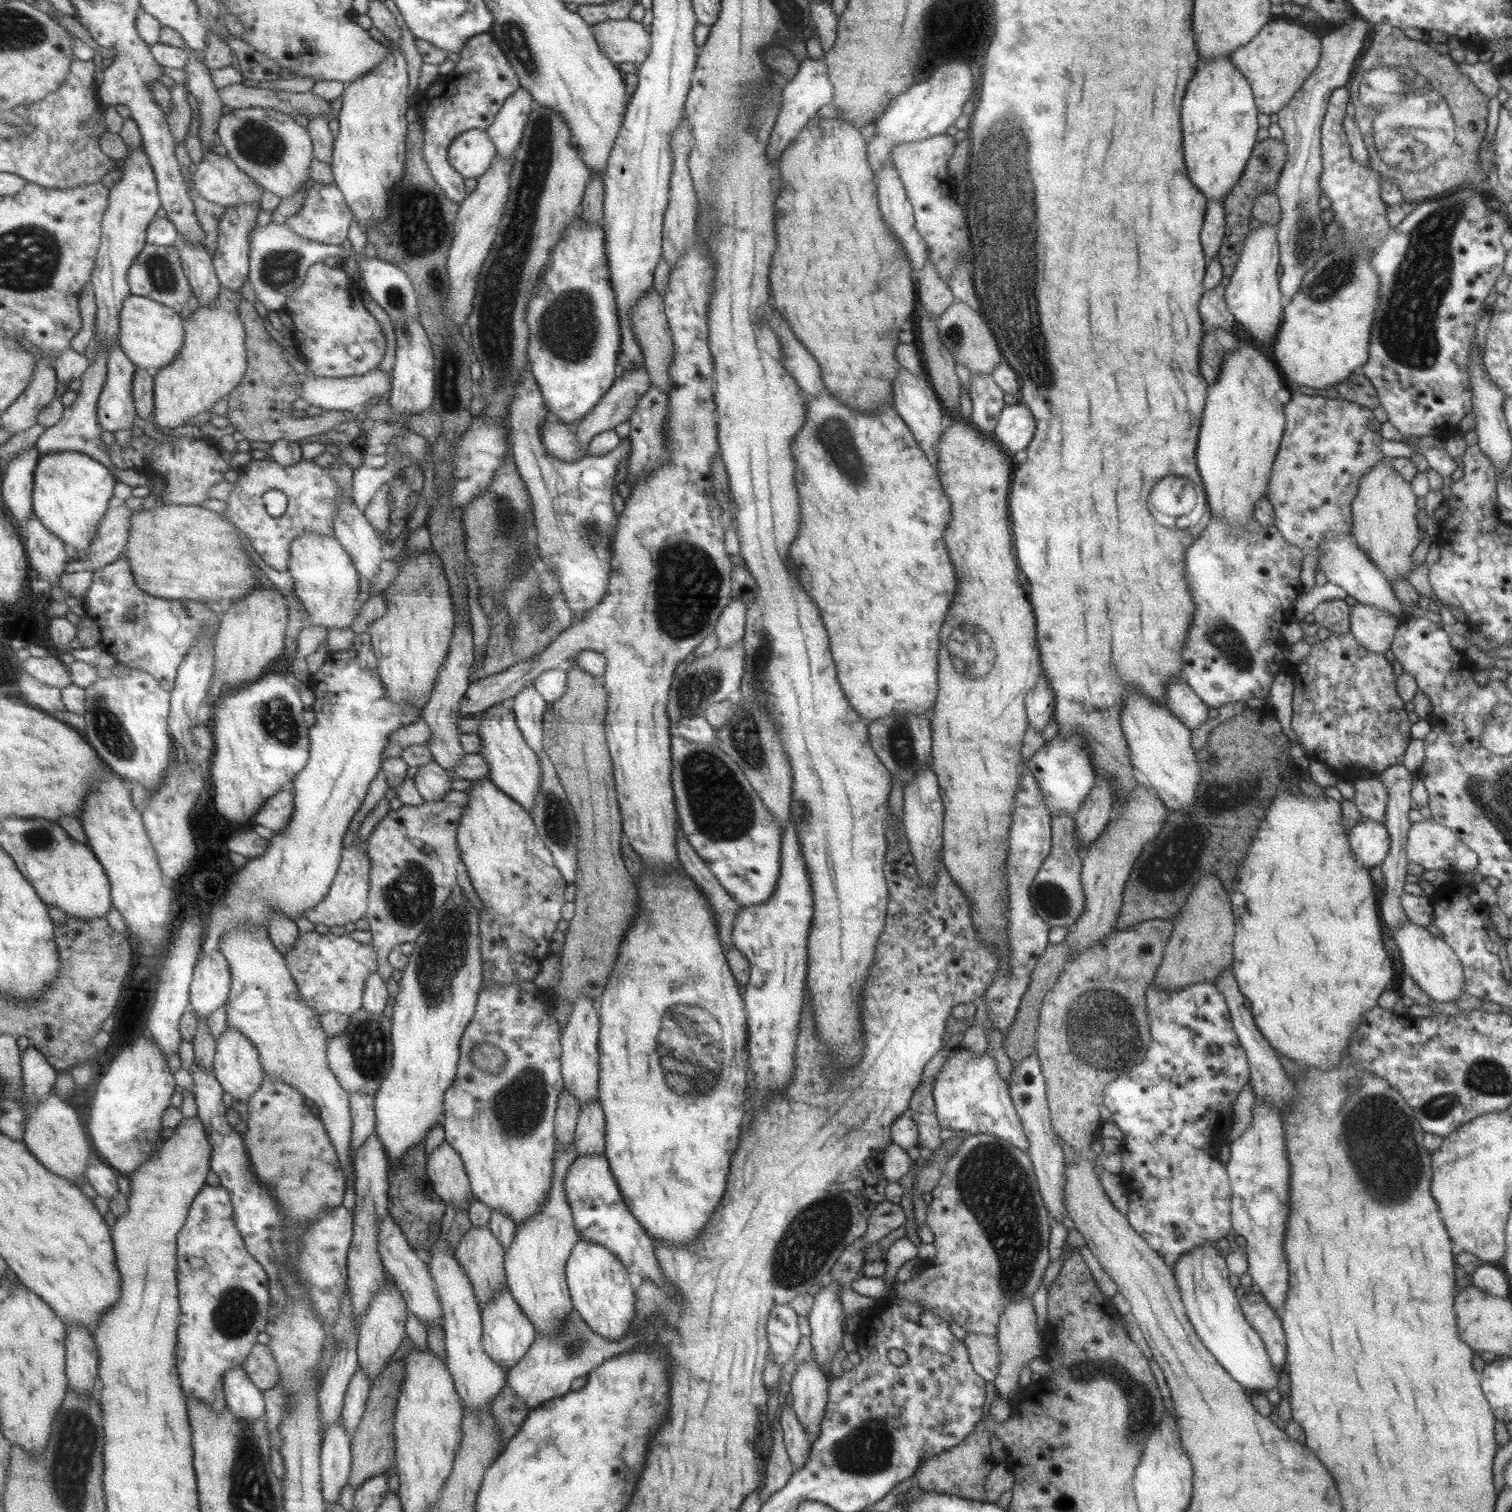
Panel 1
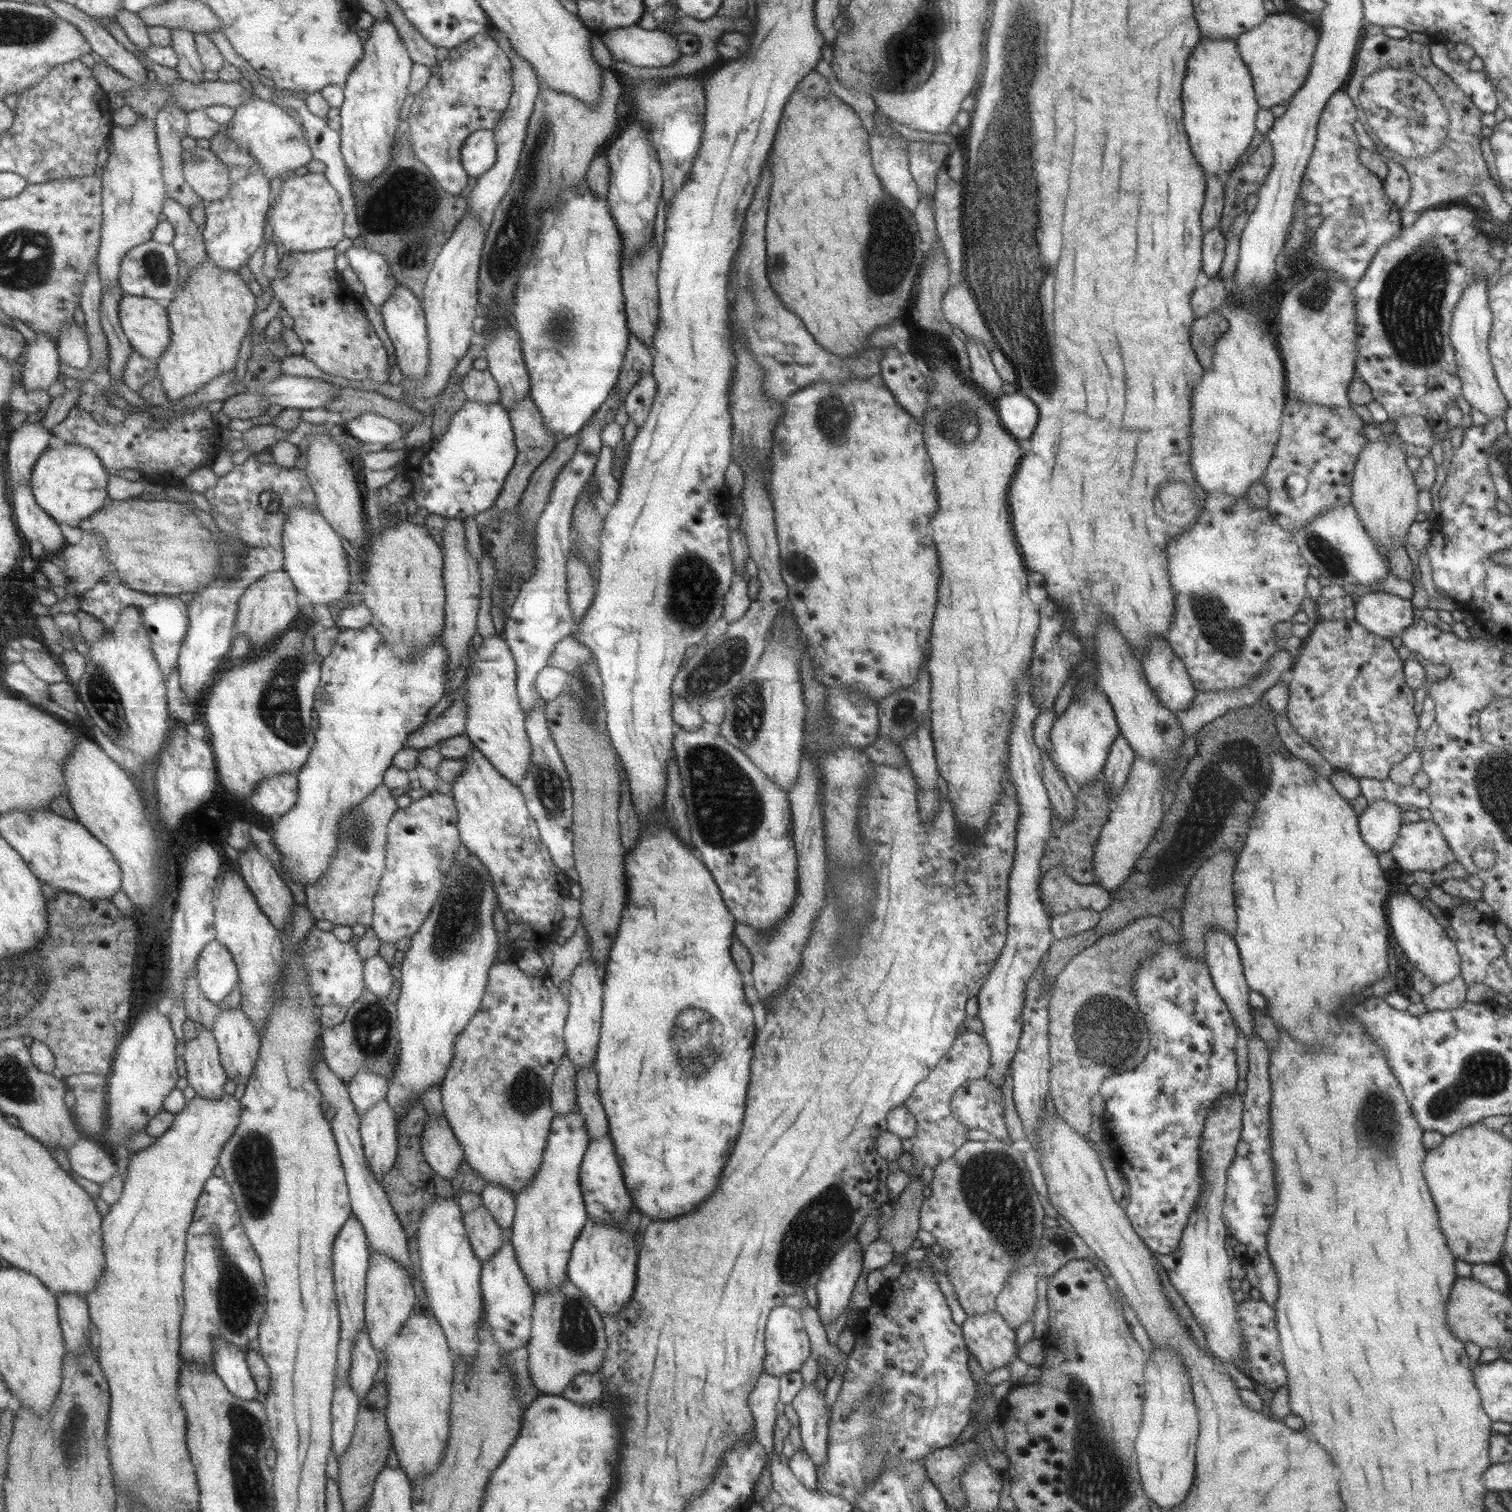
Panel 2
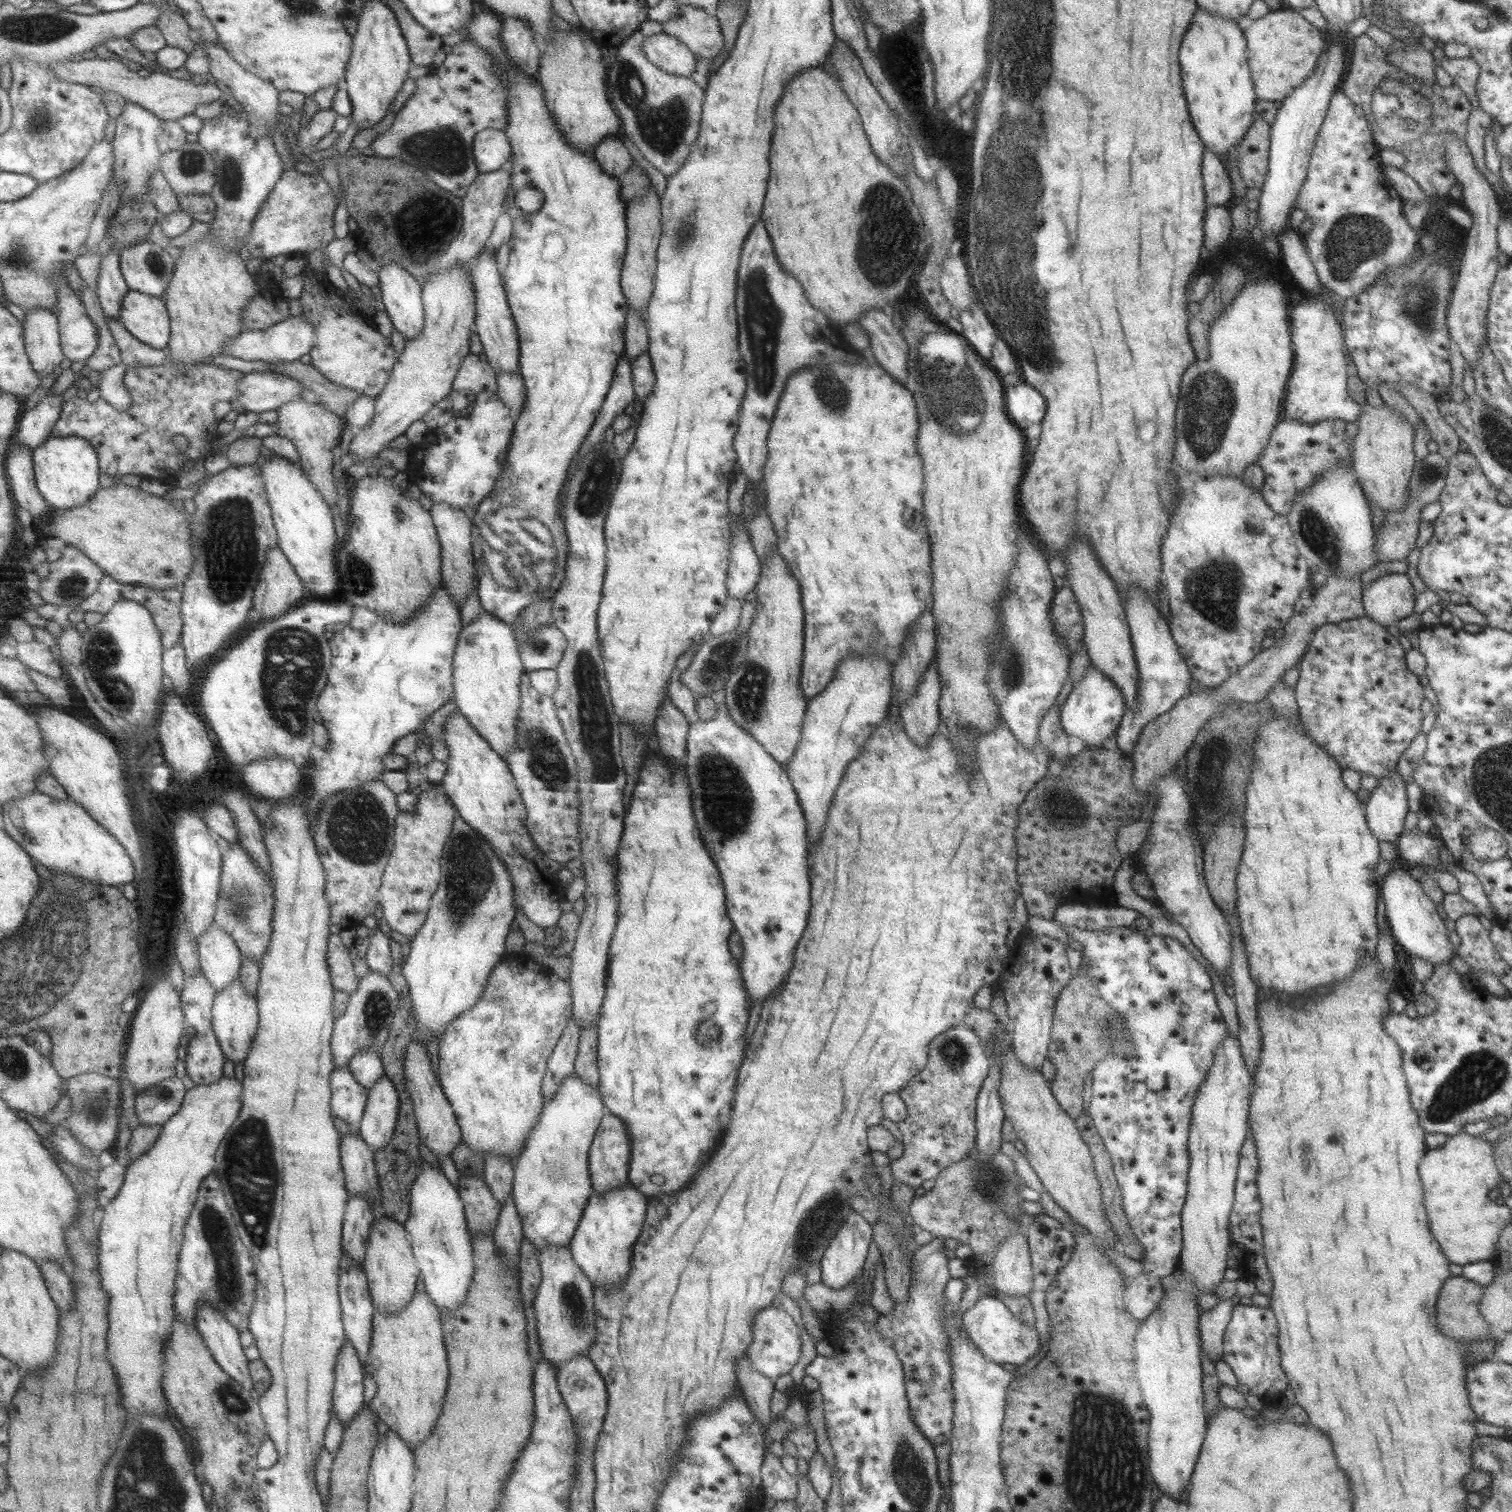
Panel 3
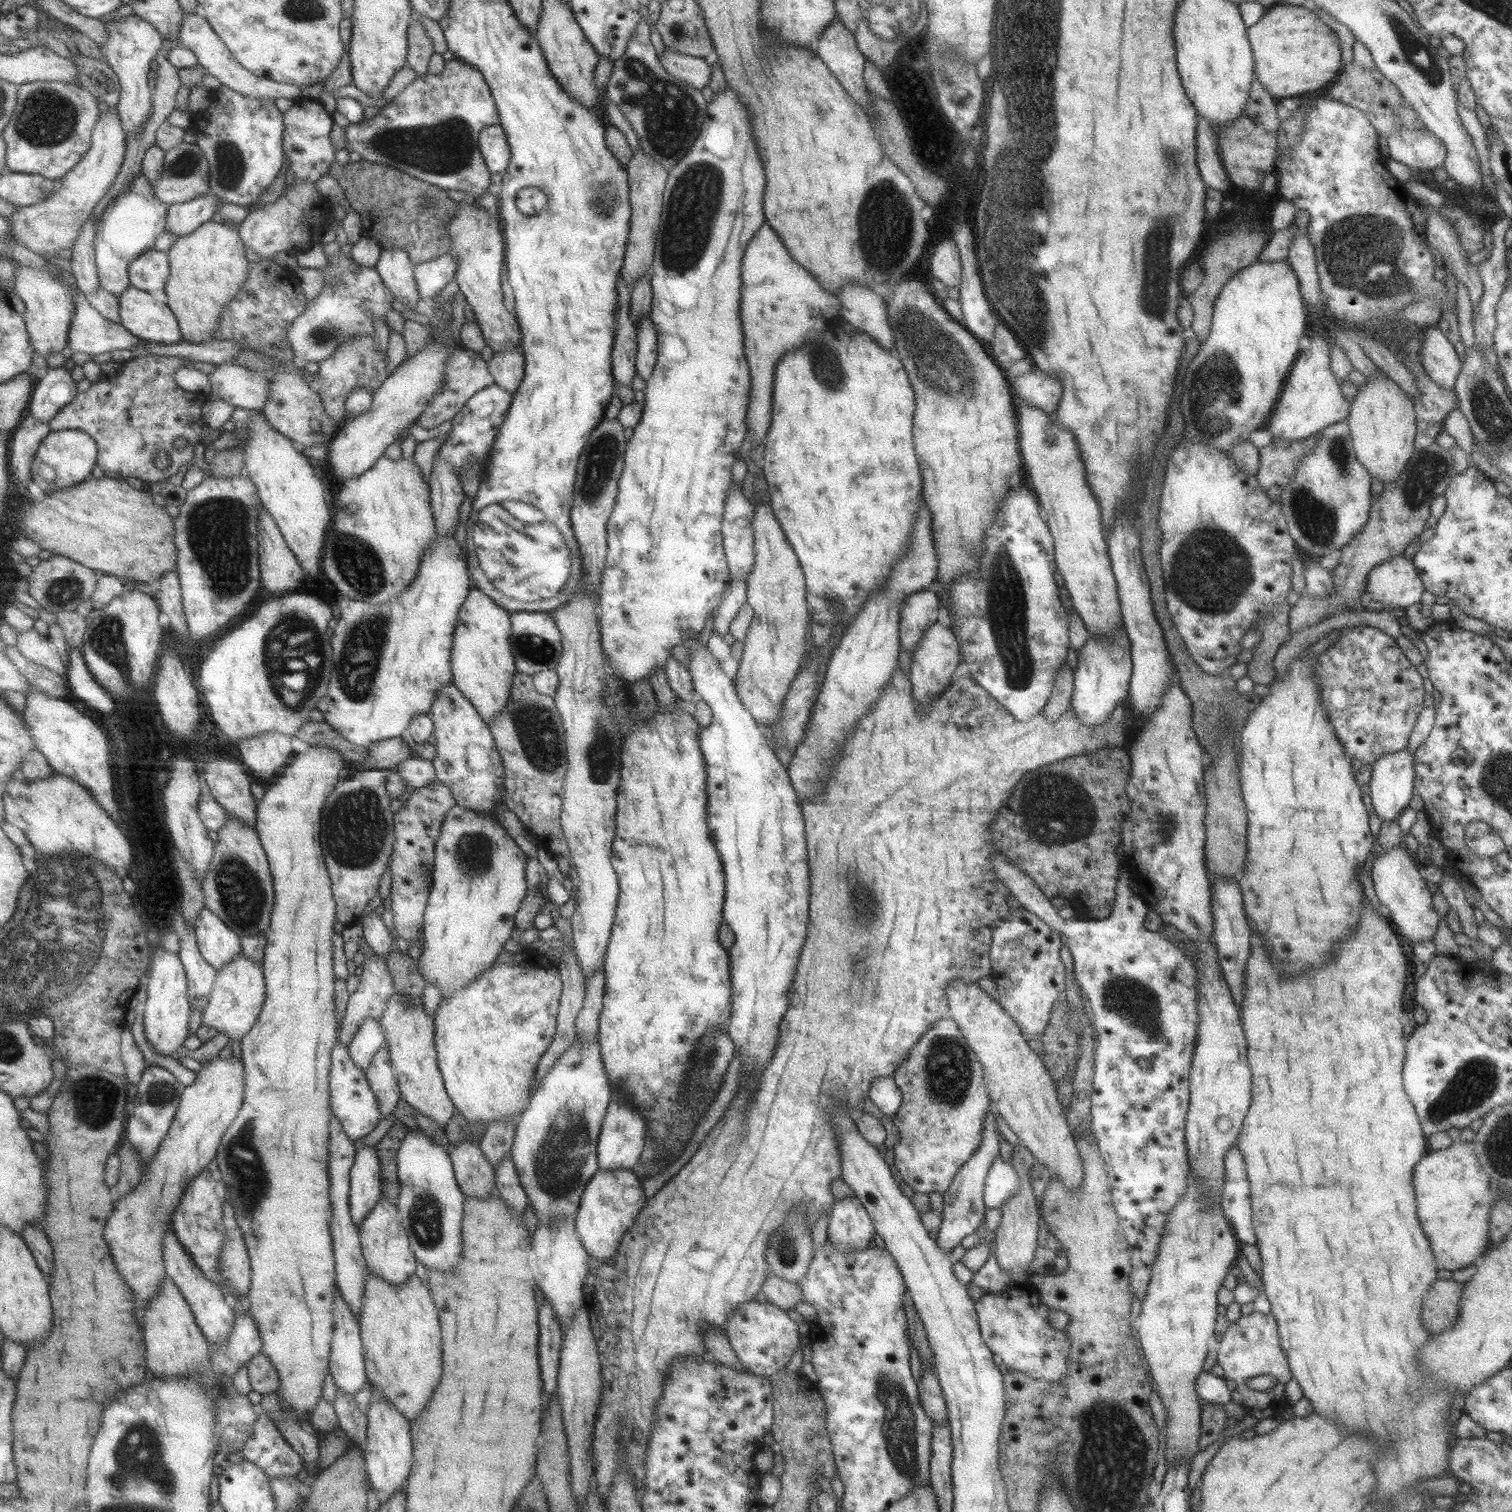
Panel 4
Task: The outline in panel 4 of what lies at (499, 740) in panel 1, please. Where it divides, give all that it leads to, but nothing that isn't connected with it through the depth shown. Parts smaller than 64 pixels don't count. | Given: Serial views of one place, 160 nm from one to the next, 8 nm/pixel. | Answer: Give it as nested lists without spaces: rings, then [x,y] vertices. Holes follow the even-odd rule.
[[[471,584],[463,604],[459,607],[458,621],[453,631],[451,680],[488,726],[508,703],[511,679],[517,672],[510,649],[510,634],[510,613],[497,606]]]

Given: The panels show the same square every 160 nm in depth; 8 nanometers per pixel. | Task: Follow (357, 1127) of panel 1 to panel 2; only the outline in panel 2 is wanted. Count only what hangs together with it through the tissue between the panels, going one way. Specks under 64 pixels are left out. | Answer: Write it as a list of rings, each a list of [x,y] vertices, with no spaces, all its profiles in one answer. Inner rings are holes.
[[[360,1070],[346,1083],[350,1101],[359,1115],[367,1112],[386,1095],[388,1079]]]

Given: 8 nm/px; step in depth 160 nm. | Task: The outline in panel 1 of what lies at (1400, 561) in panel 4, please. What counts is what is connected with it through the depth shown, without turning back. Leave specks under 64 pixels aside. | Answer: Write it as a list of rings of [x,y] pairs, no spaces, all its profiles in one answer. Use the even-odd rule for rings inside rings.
[[[1356,603],[1349,613],[1349,631],[1365,650],[1384,654],[1390,647],[1395,629],[1401,618],[1395,618],[1386,610]]]

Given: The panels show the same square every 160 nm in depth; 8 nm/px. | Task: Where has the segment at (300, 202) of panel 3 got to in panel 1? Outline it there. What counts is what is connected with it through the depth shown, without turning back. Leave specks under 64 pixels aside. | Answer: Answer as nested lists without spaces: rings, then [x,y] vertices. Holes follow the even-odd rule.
[[[310,182],[306,185],[303,206],[297,213],[287,217],[284,223],[295,234],[308,238],[313,242],[320,242],[326,245],[340,245],[343,240],[348,239],[348,228],[352,221],[352,212],[345,204],[343,194],[331,183],[322,184]]]

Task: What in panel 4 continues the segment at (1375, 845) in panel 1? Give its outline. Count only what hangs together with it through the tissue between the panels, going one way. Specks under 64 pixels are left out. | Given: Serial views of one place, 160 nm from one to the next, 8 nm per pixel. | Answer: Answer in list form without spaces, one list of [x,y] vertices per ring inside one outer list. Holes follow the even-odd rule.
[[[1406,748],[1382,756],[1371,765],[1368,782],[1372,811],[1381,821],[1396,820],[1413,794],[1413,752]]]

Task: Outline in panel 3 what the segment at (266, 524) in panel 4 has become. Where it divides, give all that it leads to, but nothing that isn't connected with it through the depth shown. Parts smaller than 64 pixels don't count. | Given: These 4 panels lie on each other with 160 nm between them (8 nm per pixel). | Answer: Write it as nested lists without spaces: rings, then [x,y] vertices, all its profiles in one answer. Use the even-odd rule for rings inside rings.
[[[275,544],[264,560],[252,609],[260,614],[260,622],[273,620],[293,608],[304,590],[293,565]]]

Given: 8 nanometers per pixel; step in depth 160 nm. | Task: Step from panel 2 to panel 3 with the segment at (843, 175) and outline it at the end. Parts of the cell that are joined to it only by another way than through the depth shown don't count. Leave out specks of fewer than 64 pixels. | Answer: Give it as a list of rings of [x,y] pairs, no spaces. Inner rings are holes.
[[[822,66],[808,68],[785,83],[781,98],[774,108],[774,129],[770,140],[768,161],[770,169],[760,219],[764,222],[779,266],[800,284],[807,302],[813,308],[826,314],[828,320],[837,329],[849,322],[857,322],[861,315],[870,309],[880,310],[886,304],[897,307],[899,296],[909,286],[909,280],[911,280],[915,268],[923,263],[922,260],[929,248],[928,240],[925,239],[926,227],[921,220],[917,205],[911,199],[911,192],[905,185],[905,181],[891,172],[872,153],[860,116],[853,103],[847,98],[842,88],[835,83],[833,76],[824,71]]]

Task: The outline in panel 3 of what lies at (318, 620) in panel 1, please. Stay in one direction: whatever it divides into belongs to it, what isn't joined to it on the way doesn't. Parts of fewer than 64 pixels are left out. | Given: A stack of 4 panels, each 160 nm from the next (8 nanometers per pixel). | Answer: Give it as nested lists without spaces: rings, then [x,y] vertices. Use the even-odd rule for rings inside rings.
[[[271,452],[269,459],[255,463],[264,481],[273,518],[277,545],[294,567],[310,596],[340,595],[340,578],[336,565],[337,538],[329,505],[293,463]]]

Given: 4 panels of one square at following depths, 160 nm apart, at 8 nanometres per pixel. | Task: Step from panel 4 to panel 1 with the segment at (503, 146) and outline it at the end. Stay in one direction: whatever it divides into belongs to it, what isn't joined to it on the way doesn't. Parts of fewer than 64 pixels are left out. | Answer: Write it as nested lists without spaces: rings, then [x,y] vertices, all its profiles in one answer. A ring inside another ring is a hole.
[[[467,129],[448,146],[447,162],[463,178],[477,178],[486,171],[497,154],[484,129]]]

